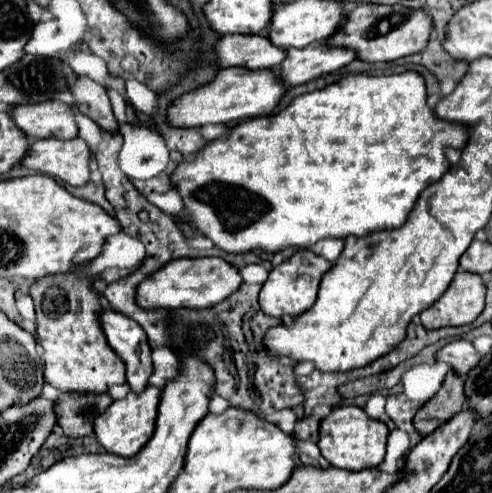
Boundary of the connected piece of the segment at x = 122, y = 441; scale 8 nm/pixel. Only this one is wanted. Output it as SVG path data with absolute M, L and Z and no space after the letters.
M146 386L140 394L138 392L128 392L122 400L112 402L106 408L106 412L102 412L96 418L94 432L98 436L98 442L106 448L106 452L130 458L130 456L138 454L144 448L144 444L154 434L154 422L156 422L156 414L158 414L160 392L162 390L156 388L156 386Z

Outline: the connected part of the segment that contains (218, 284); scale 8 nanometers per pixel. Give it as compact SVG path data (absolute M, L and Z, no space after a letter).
M178 258L170 260L164 268L152 272L148 280L136 286L136 304L142 310L178 310L178 308L212 308L226 300L238 286L242 278L238 268L222 258Z

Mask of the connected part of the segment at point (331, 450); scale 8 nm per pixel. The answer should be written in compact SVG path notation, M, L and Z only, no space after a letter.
M334 406L332 412L320 422L318 448L332 466L358 472L358 470L374 468L382 464L384 454L386 454L386 438L388 438L386 424L380 420L372 420L362 408Z

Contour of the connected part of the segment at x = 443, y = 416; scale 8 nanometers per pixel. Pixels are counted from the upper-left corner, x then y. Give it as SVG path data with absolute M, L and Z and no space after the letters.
M448 372L442 388L436 392L436 396L430 402L426 402L416 412L412 424L418 430L418 434L428 436L440 424L444 424L454 414L458 414L464 404L466 404L466 400L464 400L464 382L454 372Z

